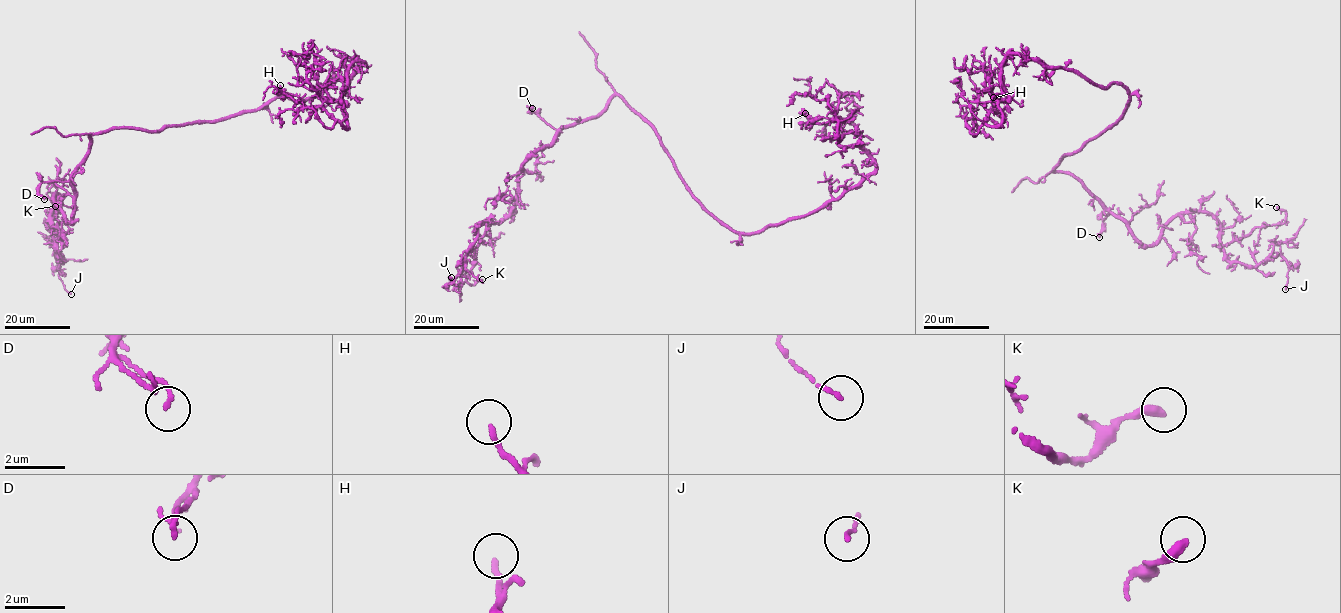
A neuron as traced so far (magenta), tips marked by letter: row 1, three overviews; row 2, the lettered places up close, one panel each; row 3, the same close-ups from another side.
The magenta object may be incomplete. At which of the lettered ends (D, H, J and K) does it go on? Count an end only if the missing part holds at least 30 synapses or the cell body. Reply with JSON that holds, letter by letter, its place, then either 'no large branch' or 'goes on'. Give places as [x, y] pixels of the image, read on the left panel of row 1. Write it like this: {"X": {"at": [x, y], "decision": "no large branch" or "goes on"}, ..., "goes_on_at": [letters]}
{"D": {"at": [44, 199], "decision": "no large branch"}, "H": {"at": [280, 85], "decision": "no large branch"}, "J": {"at": [71, 294], "decision": "no large branch"}, "K": {"at": [55, 206], "decision": "no large branch"}, "goes_on_at": []}

